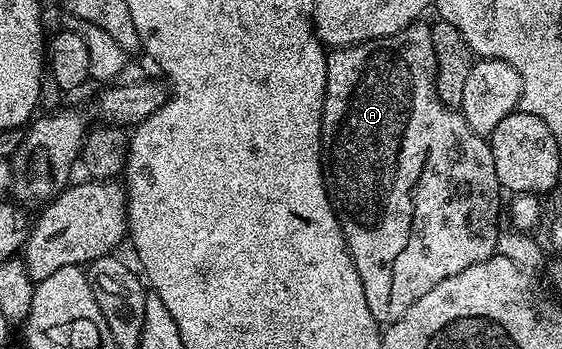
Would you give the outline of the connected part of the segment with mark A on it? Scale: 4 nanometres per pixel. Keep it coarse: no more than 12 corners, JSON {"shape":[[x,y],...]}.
{"shape":[[428,23],[332,49],[329,201],[378,325],[498,251]]}

